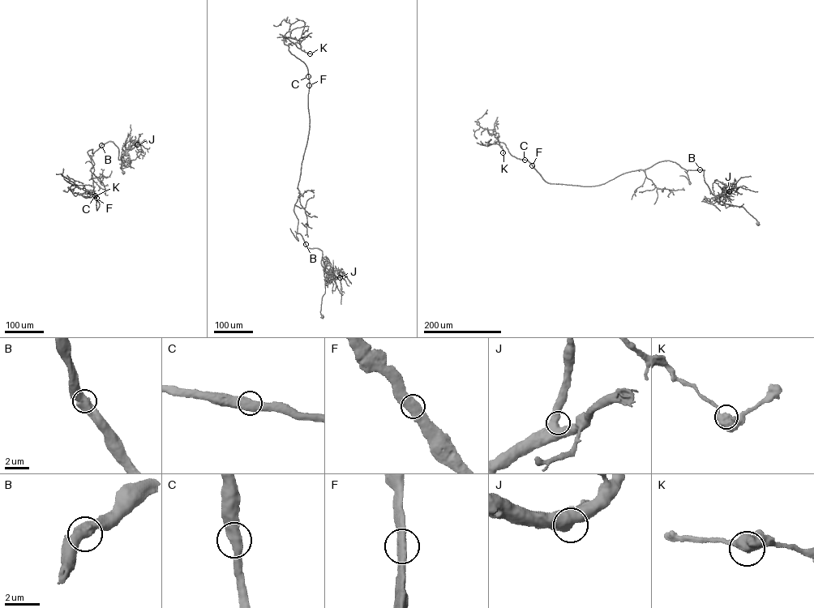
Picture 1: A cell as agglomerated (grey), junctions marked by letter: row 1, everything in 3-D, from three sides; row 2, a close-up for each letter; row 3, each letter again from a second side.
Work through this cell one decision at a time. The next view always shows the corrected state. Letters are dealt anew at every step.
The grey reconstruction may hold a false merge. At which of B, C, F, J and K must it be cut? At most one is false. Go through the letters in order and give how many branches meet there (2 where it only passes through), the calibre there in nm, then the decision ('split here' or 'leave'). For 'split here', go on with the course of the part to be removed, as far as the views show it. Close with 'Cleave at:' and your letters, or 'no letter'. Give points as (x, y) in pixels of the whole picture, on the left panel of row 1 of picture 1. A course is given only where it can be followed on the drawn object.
B: 2 branches meet; 650 nm thick; leave
C: 2 branches meet; 650 nm thick; leave
F: 2 branches meet; 600 nm thick; leave
J: 2 branches meet; 650 nm thick; leave
K: 2 branches meet; 650 nm thick; leave
Cleave at: no letter

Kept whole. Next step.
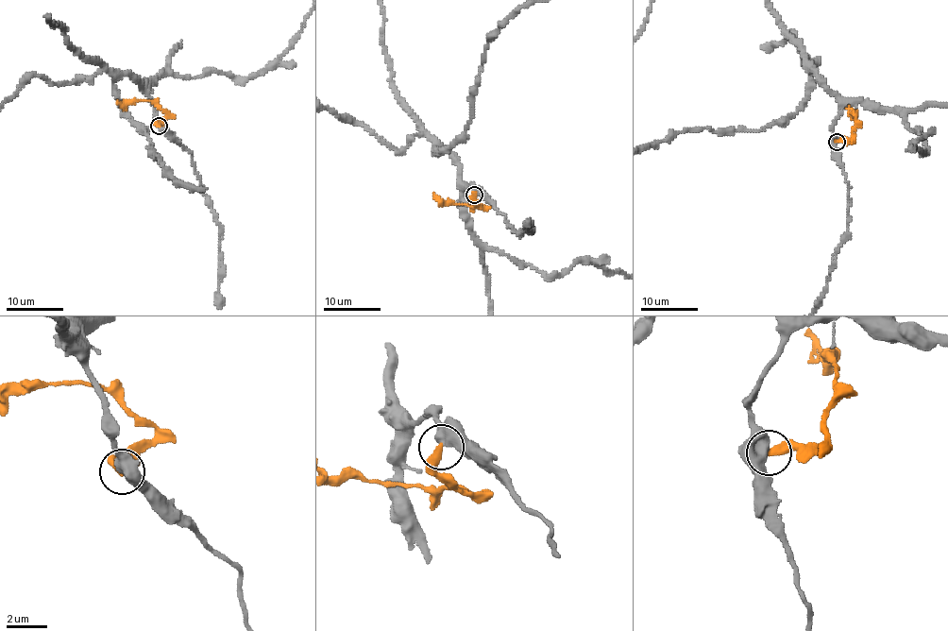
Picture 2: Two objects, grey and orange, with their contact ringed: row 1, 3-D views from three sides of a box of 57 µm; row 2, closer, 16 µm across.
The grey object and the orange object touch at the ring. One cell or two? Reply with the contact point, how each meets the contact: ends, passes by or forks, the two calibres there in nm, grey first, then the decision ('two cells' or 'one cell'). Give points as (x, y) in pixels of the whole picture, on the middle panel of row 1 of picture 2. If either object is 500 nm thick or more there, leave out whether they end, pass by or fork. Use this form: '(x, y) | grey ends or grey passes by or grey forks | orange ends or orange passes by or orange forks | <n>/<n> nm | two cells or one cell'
(474, 195) | 650/360 nm | two cells

